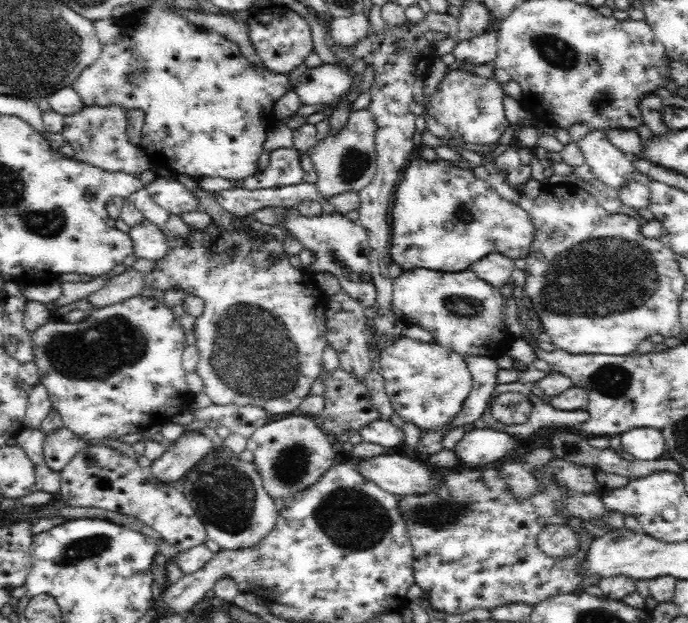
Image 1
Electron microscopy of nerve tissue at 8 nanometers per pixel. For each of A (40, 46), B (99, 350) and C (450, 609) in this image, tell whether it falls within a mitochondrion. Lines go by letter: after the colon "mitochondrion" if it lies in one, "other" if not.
A: mitochondrion
B: mitochondrion
C: other

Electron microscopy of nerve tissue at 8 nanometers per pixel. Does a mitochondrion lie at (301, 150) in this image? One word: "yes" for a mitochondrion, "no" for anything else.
no

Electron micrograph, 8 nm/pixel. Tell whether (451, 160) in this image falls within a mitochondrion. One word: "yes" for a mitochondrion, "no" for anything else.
no

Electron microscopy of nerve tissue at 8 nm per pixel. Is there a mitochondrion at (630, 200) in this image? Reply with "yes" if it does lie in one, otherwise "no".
no

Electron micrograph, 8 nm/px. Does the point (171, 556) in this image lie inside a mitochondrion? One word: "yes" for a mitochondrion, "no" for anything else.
no

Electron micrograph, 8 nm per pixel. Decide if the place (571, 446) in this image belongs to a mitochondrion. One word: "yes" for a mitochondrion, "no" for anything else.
yes

